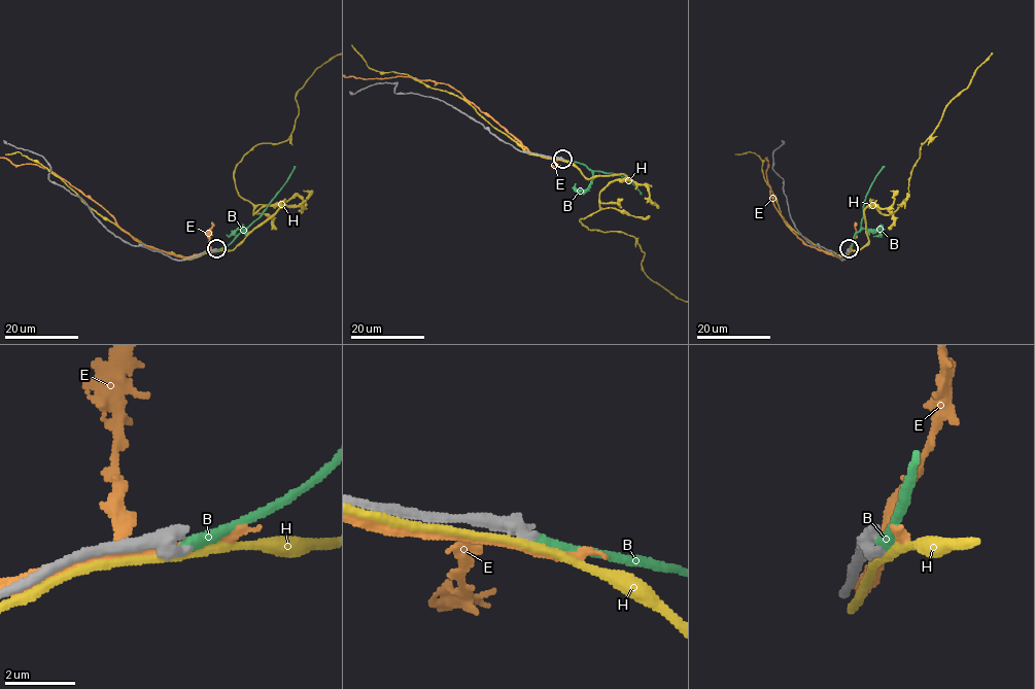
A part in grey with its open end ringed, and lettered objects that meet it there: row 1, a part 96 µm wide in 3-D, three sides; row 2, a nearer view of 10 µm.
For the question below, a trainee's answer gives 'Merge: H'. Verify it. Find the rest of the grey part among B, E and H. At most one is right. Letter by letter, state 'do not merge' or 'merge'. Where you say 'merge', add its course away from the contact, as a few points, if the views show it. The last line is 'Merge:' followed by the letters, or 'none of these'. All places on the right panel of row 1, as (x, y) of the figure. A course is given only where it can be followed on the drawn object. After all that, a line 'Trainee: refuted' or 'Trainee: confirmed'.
B: do not merge
E: do not merge
H: do not merge
Merge: none of these
Trainee: refuted

